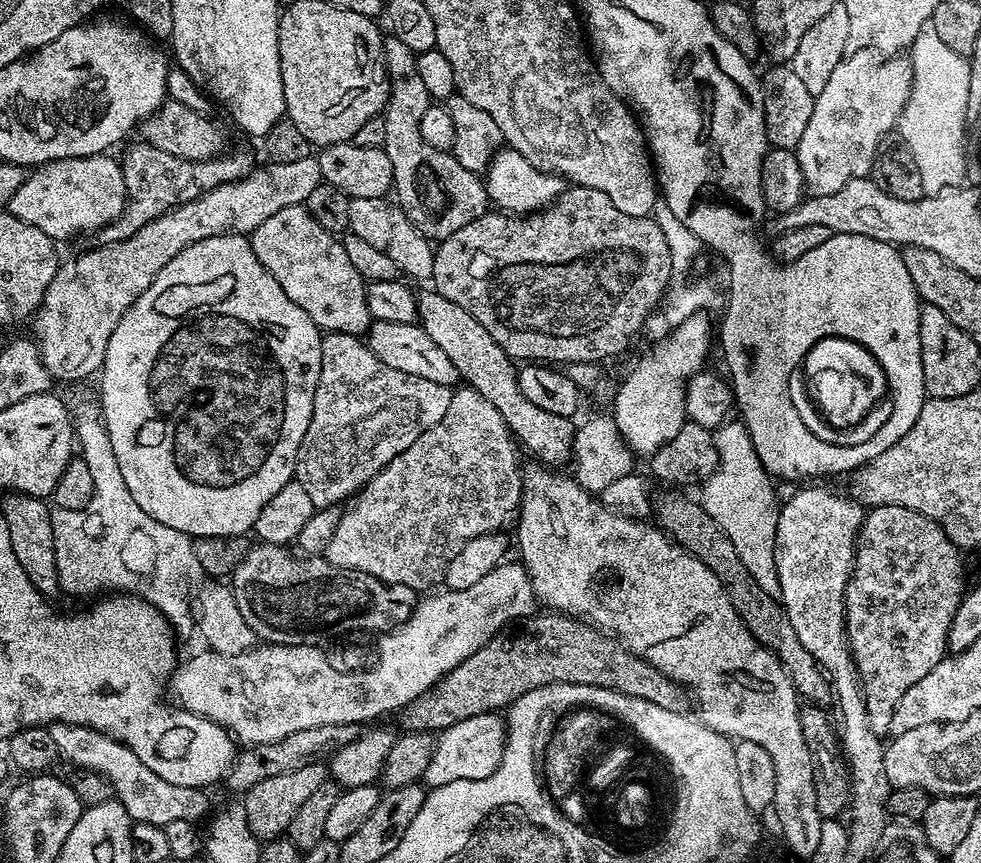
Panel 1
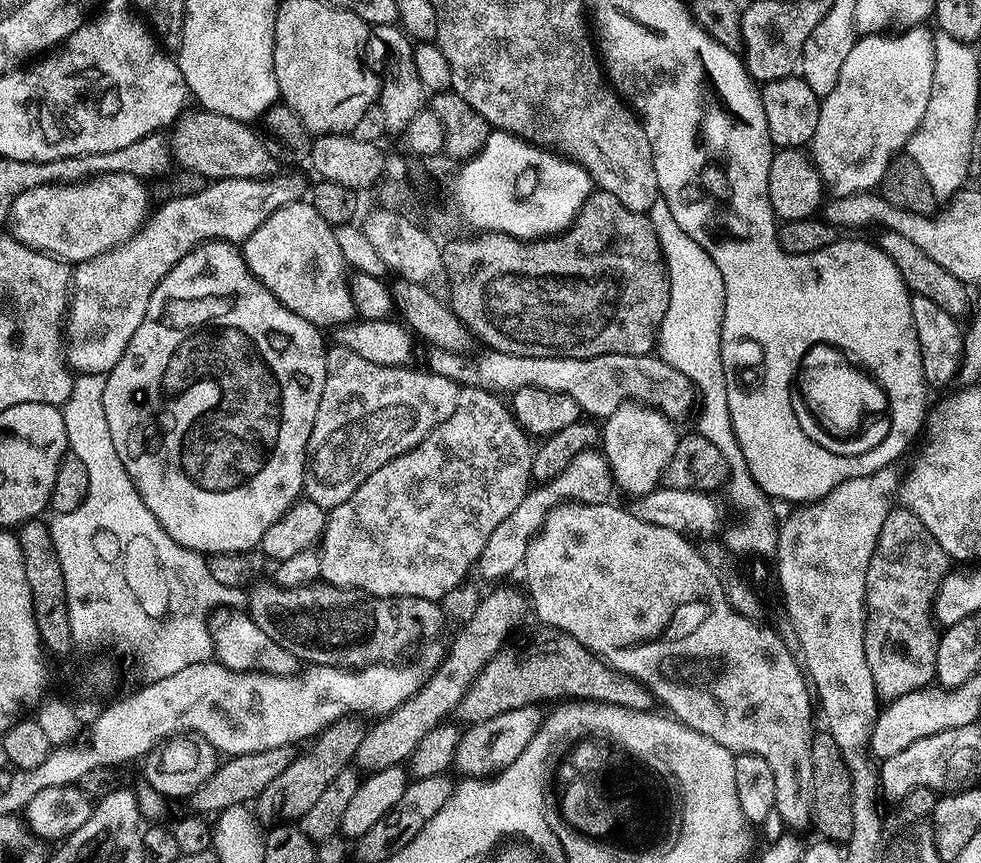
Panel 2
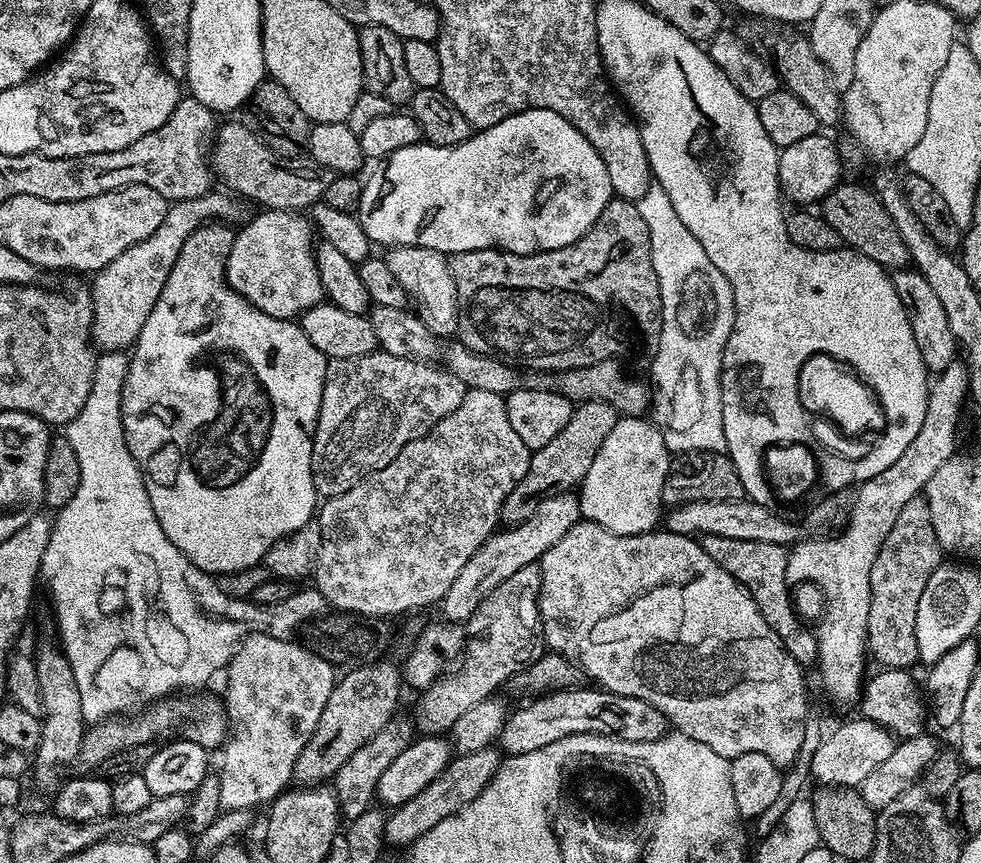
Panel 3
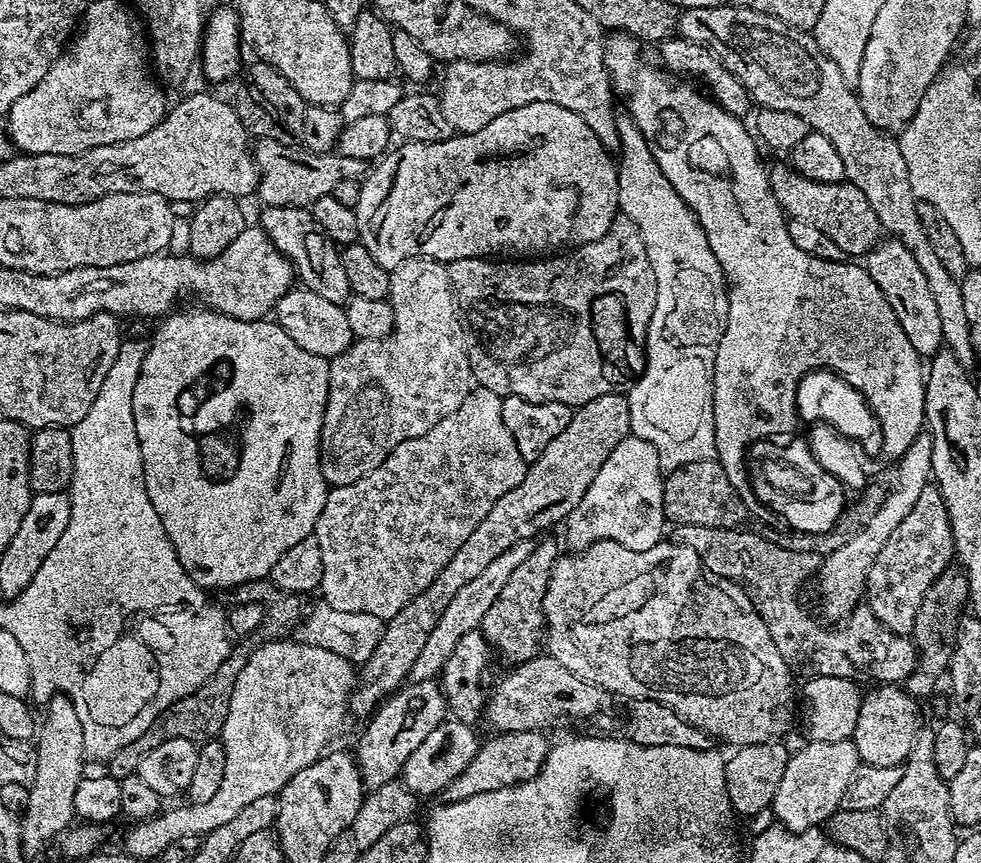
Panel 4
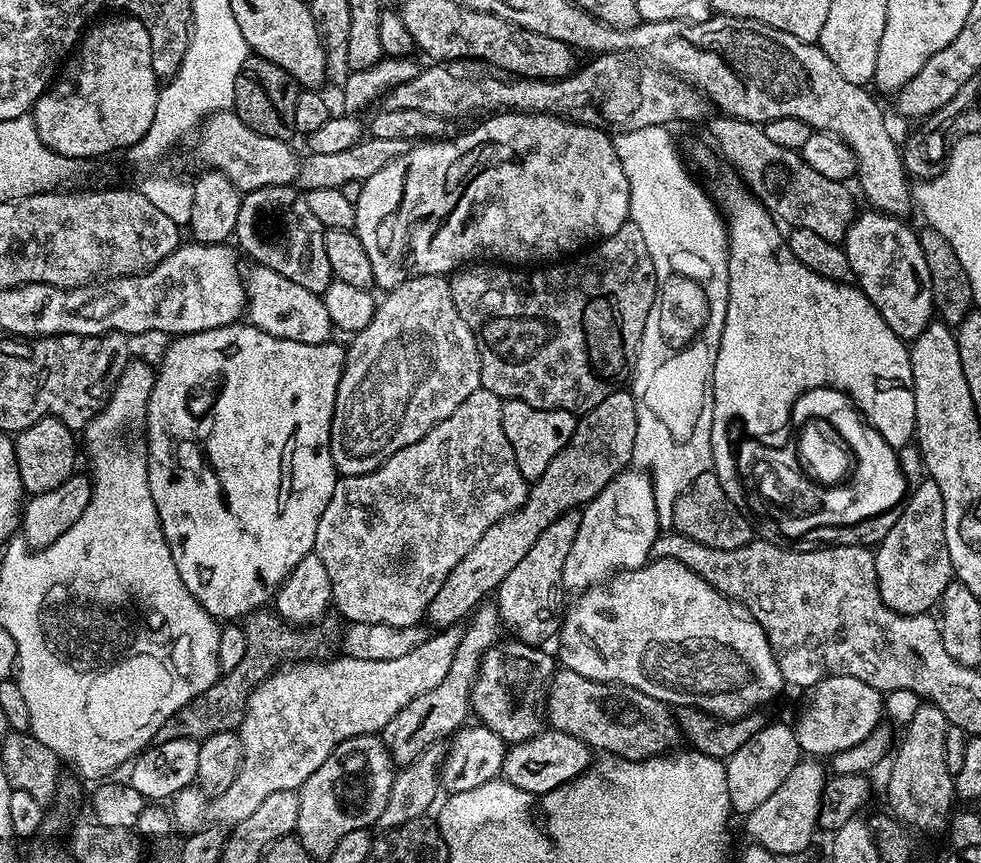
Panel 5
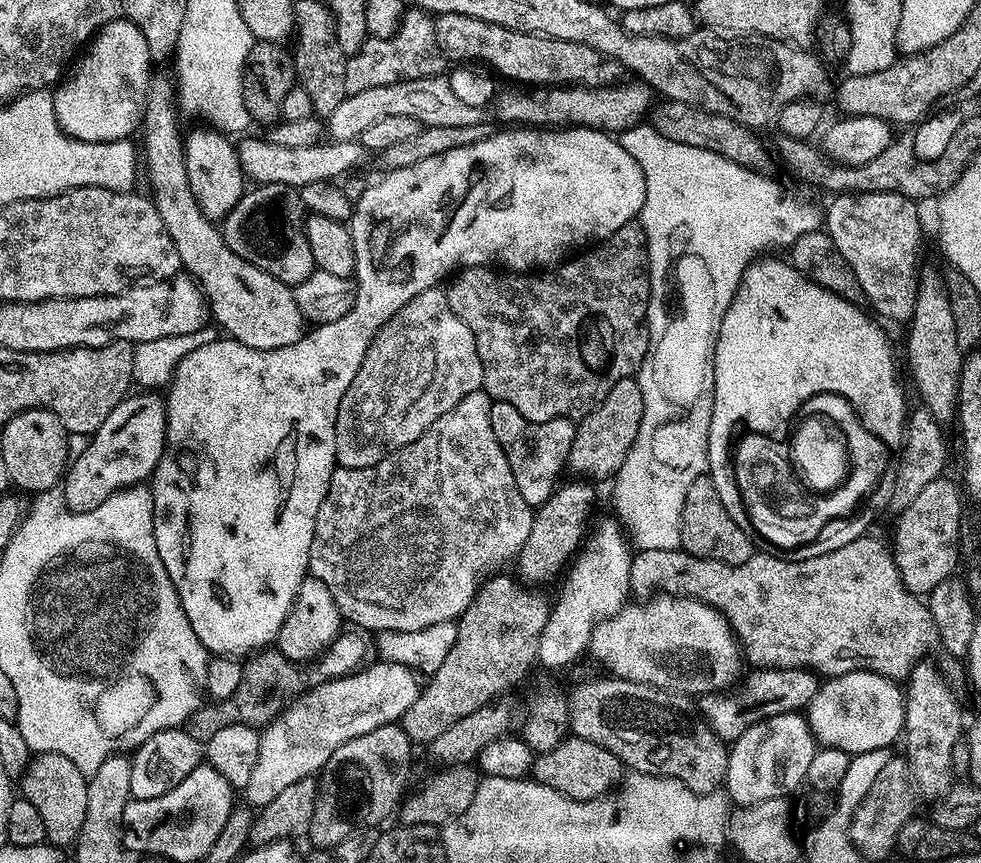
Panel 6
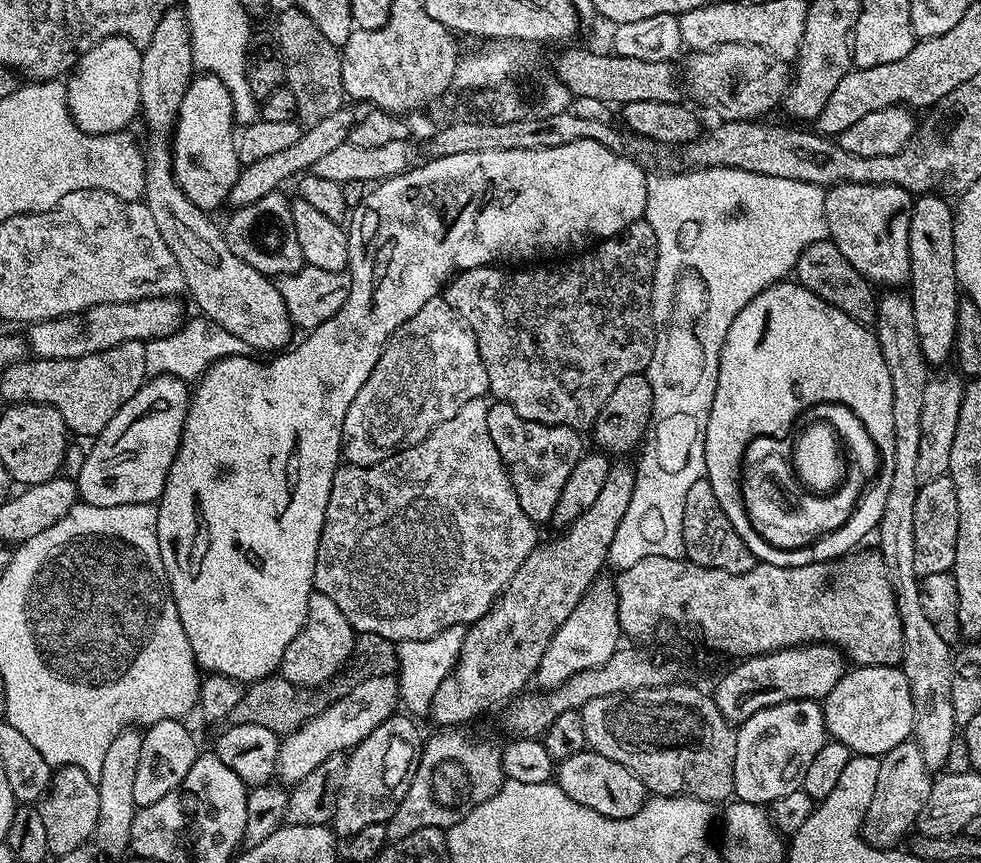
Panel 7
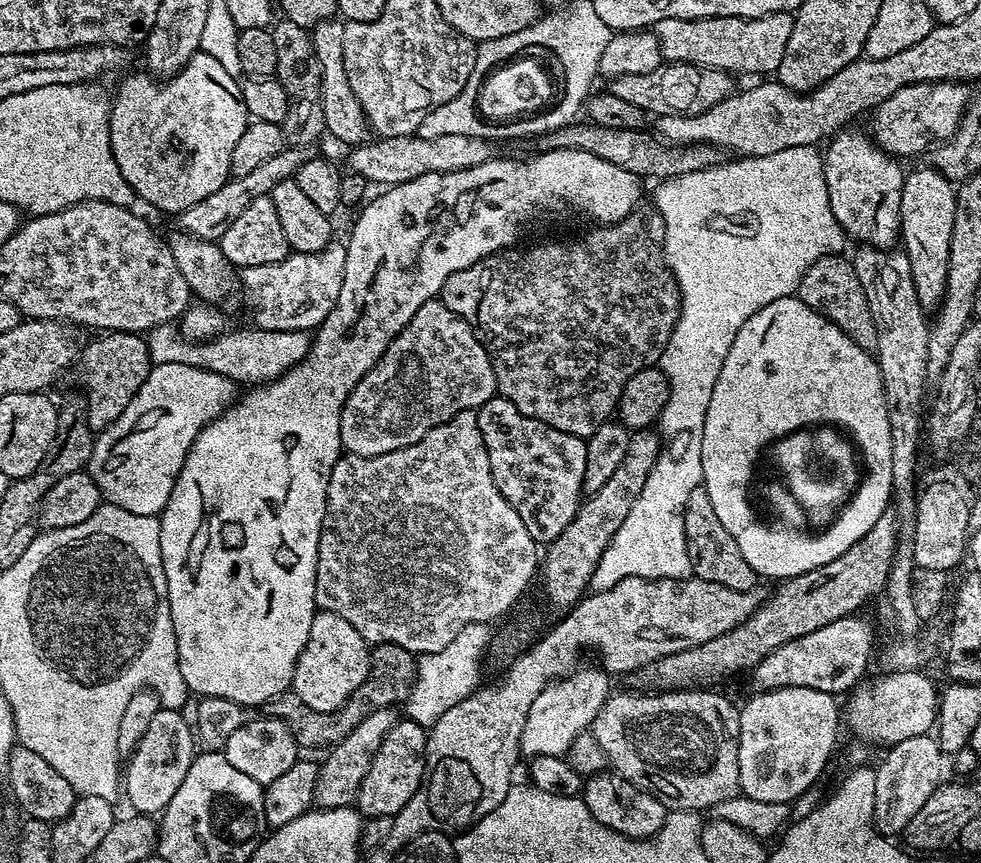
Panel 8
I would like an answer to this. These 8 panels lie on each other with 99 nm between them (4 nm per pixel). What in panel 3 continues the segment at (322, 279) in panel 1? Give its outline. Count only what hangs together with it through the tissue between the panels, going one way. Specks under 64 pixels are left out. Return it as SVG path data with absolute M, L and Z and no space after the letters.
M277 208L257 212L244 229L236 232L224 273L229 286L255 308L279 320L291 320L326 296L316 265L314 225L300 212Z

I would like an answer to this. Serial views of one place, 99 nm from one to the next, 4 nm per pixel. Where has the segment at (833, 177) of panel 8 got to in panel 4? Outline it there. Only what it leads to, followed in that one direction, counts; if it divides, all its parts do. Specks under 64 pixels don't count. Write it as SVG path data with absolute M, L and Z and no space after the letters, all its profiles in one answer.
M888 238L868 253L866 267L870 278L878 282L878 290L882 290L886 302L890 302L902 331L906 333L906 338L910 338L910 346L914 346L921 358L935 356L945 347L942 321L934 303L934 294L930 294L930 282L926 282L926 274L922 274L918 262L914 262L914 254L906 250L900 240Z

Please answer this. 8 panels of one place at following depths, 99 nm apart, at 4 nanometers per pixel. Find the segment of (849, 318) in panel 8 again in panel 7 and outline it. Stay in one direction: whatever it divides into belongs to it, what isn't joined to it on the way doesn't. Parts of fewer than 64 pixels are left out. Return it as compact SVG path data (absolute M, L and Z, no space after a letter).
M830 238L810 242L800 252L796 259L794 276L799 283L806 285L814 294L818 294L859 324L875 325L878 296L877 293L872 293L873 285L858 270L854 270L850 262L846 262L846 254L842 254L842 250L838 250L838 246Z

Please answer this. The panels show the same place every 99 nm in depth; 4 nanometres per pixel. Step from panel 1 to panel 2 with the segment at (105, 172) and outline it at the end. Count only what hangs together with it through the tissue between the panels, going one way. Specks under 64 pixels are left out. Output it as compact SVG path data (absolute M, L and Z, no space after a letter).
M108 174L78 184L34 186L34 190L26 190L26 194L18 194L18 198L14 198L6 225L7 235L35 252L44 252L75 266L118 247L143 228L150 215L148 188L144 184L147 183L139 176Z

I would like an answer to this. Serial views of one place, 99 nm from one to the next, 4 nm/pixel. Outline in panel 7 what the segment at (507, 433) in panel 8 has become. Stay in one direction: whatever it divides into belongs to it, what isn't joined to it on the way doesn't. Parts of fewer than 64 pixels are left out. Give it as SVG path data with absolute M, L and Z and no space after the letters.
M503 402L489 403L486 426L490 429L490 438L494 438L494 446L498 446L502 462L508 468L508 477L518 494L518 502L522 502L522 510L526 510L537 526L547 525L554 514L554 506L558 506L558 494L562 494L562 486L566 486L566 478L570 478L570 470L574 470L580 461L581 433L566 424L527 420Z

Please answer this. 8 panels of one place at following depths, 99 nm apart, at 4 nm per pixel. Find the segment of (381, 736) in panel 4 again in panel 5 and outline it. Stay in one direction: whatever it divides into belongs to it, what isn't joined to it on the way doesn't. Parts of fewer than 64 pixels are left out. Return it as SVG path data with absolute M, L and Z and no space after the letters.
M481 603L467 617L467 624L468 629L463 629L460 645L454 654L454 662L450 662L450 674L446 674L446 678L442 678L442 682L438 682L434 690L426 690L426 694L418 694L414 702L406 702L406 706L402 706L402 710L398 710L398 714L394 714L390 722L386 722L382 739L392 755L393 765L403 766L414 762L427 747L451 737L469 719L472 689L477 683L482 661L488 648L502 640L502 625L495 603Z

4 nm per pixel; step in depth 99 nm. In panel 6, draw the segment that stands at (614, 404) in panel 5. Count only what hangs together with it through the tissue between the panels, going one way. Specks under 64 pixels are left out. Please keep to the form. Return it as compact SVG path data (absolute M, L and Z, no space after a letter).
M629 378L615 384L599 406L576 424L567 467L580 475L577 477L592 482L604 480L607 476L608 479L615 477L622 462L626 462L626 454L630 454L630 446L634 446L634 438L638 438L638 426L643 413L639 379Z

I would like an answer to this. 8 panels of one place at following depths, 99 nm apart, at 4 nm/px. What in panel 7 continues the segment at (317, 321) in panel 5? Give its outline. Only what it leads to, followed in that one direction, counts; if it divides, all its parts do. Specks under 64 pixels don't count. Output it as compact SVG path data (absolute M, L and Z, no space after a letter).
M172 7L164 15L162 22L154 29L154 34L150 42L142 48L142 78L140 79L140 110L139 115L144 116L144 124L148 127L148 145L143 145L144 173L146 182L144 183L144 195L142 203L150 210L154 222L158 225L158 234L162 234L162 242L170 246L170 254L178 258L178 266L182 266L184 275L184 286L187 295L192 295L192 300L201 308L199 310L205 317L218 322L234 338L242 338L242 342L249 349L261 348L261 353L268 354L273 350L284 350L289 347L294 325L288 316L286 302L282 302L282 294L279 287L269 277L263 276L254 266L242 262L230 250L230 246L224 240L224 233L221 225L212 221L213 217L204 212L182 190L176 181L176 175L172 173L172 145L170 143L170 133L176 127L176 119L182 106L182 98L186 94L189 84L194 79L194 67L191 54L191 35L188 32L188 22L185 13L179 7Z

